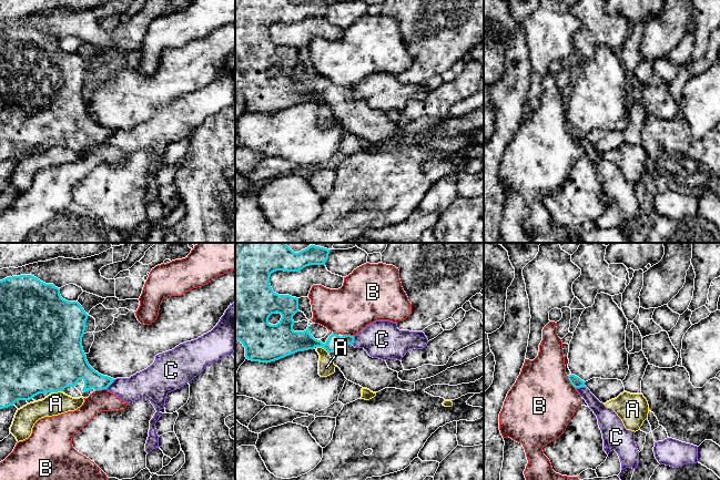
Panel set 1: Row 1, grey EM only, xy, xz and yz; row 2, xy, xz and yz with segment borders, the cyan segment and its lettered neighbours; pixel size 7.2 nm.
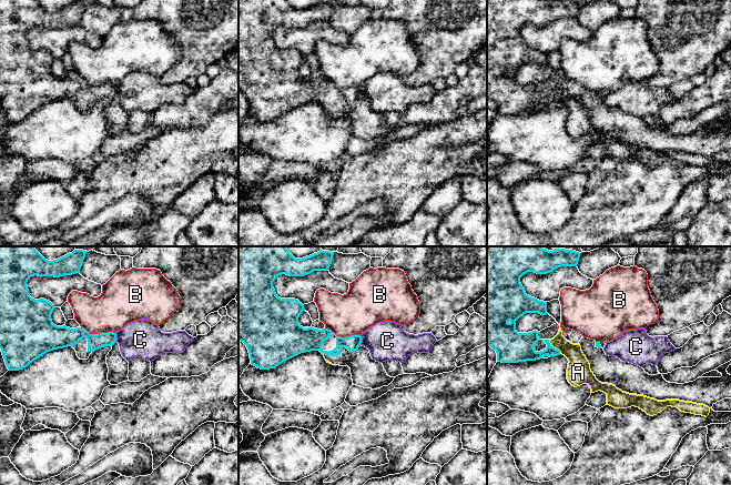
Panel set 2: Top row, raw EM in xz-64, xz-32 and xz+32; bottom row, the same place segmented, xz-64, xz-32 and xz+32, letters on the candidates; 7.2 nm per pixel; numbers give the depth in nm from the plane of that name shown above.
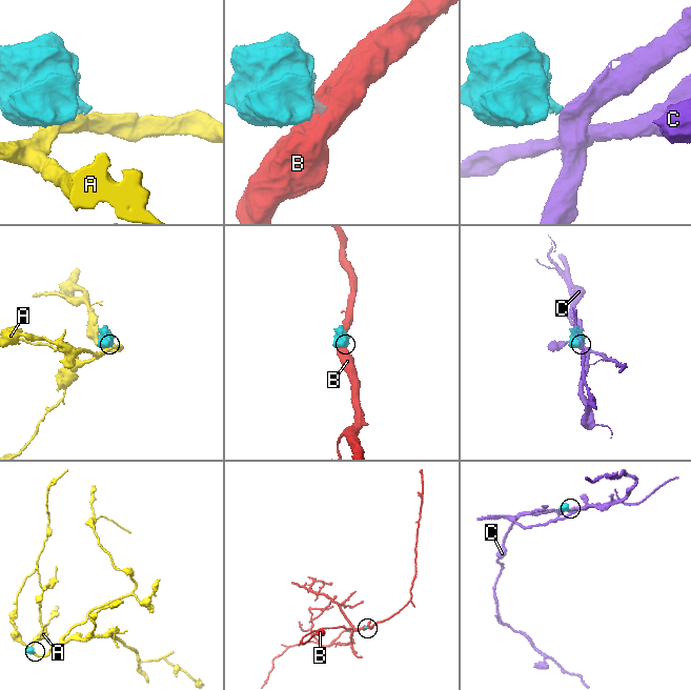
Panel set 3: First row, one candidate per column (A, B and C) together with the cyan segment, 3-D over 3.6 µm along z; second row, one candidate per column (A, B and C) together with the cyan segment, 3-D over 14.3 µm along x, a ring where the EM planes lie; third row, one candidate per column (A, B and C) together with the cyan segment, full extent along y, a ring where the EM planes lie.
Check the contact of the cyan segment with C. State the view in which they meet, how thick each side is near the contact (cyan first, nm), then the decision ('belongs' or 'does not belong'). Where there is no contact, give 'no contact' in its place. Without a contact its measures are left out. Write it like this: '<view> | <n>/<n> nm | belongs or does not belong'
xy | 140/200 nm | does not belong

